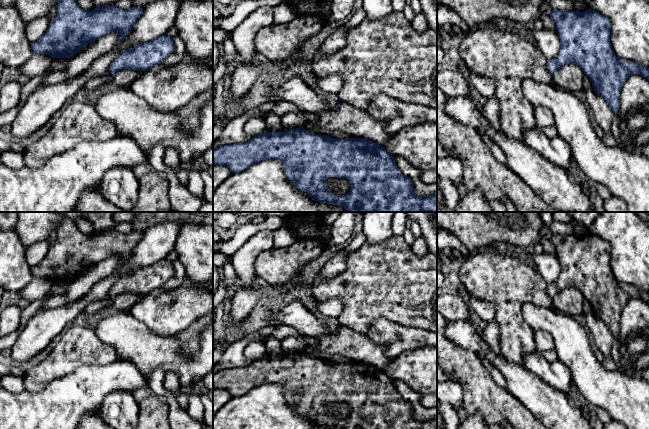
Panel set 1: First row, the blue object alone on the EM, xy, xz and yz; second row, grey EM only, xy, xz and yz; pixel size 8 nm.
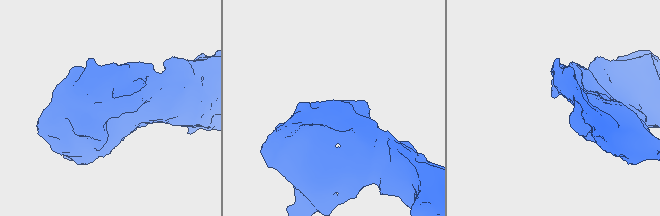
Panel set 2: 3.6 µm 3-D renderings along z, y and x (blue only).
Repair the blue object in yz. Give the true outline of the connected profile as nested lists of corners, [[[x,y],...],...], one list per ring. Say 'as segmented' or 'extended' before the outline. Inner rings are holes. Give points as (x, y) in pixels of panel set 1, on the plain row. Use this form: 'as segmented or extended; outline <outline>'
as segmented; outline [[[591,232],[584,236],[553,233],[550,240],[560,262],[558,280],[547,285],[547,292],[552,298],[566,288],[579,289],[589,301],[594,314],[604,322],[615,338],[619,334],[622,310],[630,299],[640,298],[649,305],[649,292],[622,285],[615,279],[610,267],[610,244],[599,236]]]

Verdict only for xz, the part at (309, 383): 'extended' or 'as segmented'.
as segmented

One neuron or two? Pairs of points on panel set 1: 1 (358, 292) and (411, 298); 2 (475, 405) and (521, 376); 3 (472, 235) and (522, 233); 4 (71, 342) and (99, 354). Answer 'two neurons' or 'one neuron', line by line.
1: one neuron
2: two neurons
3: one neuron
4: one neuron

